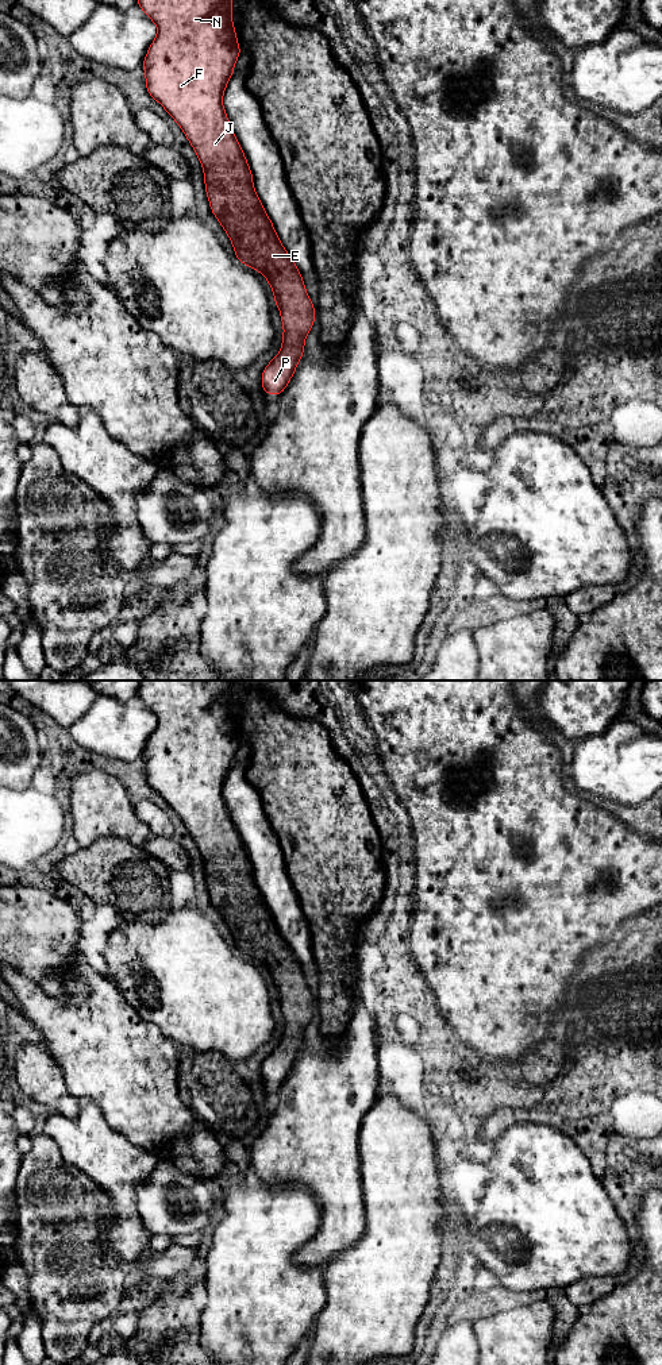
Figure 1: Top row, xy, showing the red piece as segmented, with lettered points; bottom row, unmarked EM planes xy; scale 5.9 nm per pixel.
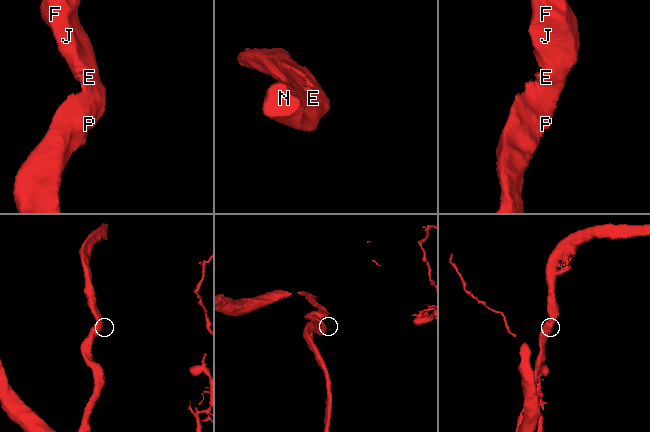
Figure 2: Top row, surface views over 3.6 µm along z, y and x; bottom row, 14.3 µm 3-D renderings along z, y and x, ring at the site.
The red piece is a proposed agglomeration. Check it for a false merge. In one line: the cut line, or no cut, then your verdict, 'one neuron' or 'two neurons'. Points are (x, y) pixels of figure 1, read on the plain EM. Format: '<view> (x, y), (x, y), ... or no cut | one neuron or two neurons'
no cut | one neuron

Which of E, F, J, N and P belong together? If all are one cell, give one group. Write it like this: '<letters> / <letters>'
E F J N P

